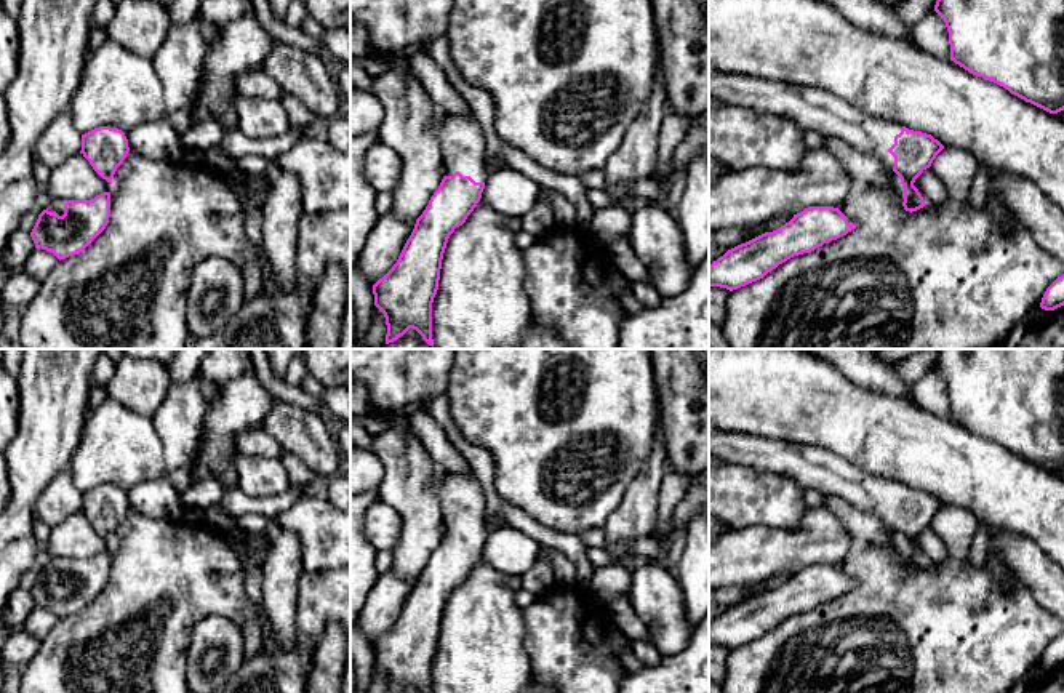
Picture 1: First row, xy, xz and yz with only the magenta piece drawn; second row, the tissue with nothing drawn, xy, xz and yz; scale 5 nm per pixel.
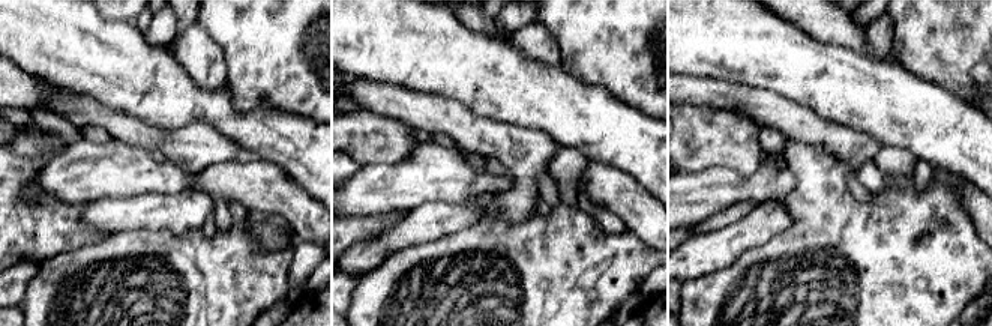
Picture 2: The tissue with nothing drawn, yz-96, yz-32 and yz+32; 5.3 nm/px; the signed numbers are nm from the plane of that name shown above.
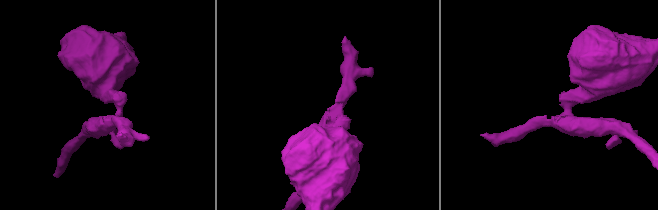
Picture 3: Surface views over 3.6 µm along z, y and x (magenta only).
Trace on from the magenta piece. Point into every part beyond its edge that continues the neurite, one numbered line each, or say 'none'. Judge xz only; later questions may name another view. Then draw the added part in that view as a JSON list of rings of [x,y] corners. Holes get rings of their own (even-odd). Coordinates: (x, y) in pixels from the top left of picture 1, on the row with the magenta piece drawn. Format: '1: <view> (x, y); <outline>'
1: xz (463, 141); [[[448,114],[440,128],[440,152],[443,155],[443,176],[459,171],[475,182],[486,182],[485,133],[472,115]]]

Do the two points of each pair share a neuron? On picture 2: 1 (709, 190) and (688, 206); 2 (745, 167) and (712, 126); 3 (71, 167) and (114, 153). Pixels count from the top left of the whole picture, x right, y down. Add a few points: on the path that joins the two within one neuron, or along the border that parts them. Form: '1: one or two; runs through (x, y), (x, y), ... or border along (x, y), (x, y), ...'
1: one; runs through (704, 194), (692, 202)
2: one; runs through (742, 156), (722, 137)
3: one; runs through (81, 167), (101, 167), (104, 164)

